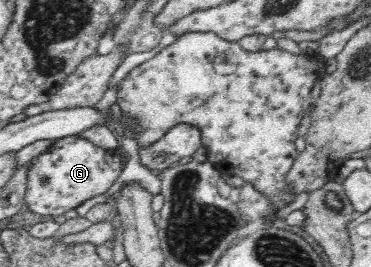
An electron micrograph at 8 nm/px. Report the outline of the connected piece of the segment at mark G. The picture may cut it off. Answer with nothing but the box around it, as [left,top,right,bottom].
[24,135,121,218]

